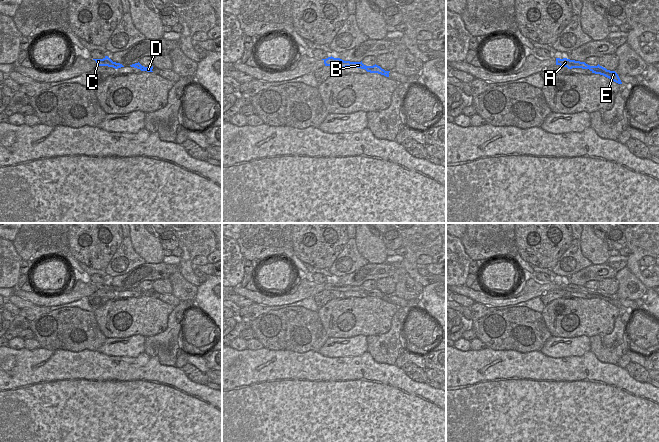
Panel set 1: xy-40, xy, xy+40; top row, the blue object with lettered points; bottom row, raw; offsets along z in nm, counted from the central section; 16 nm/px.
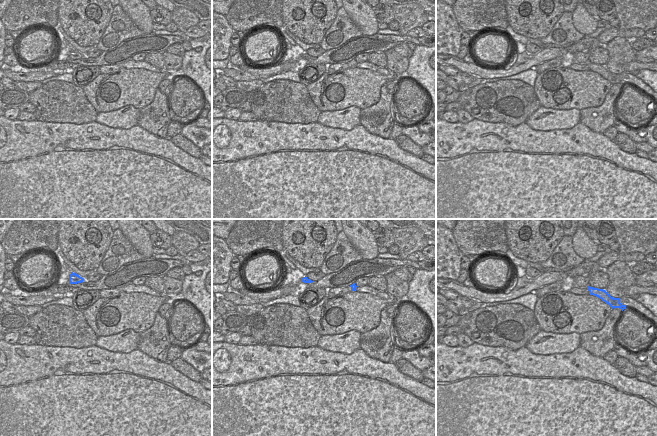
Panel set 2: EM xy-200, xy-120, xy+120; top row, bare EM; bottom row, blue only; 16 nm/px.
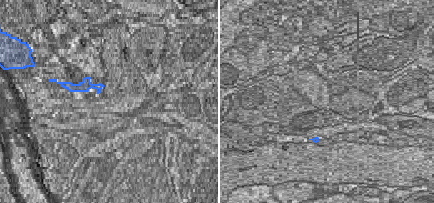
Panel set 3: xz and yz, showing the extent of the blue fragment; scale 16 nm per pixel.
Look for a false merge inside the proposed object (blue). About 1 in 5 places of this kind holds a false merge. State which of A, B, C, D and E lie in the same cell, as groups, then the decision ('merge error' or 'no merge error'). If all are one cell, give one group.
A B C D E; no merge error

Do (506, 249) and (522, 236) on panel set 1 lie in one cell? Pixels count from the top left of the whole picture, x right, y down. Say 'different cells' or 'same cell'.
different cells

